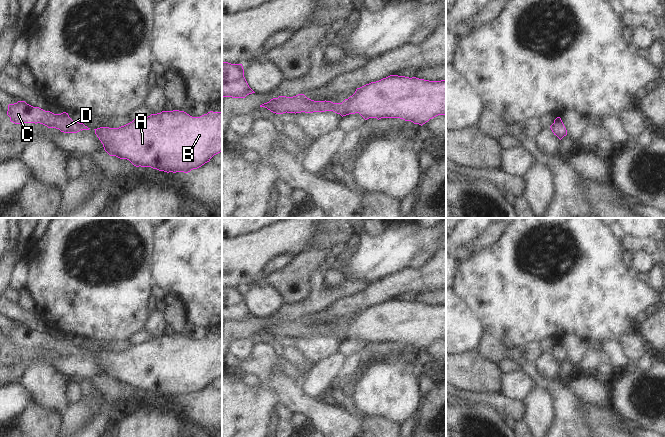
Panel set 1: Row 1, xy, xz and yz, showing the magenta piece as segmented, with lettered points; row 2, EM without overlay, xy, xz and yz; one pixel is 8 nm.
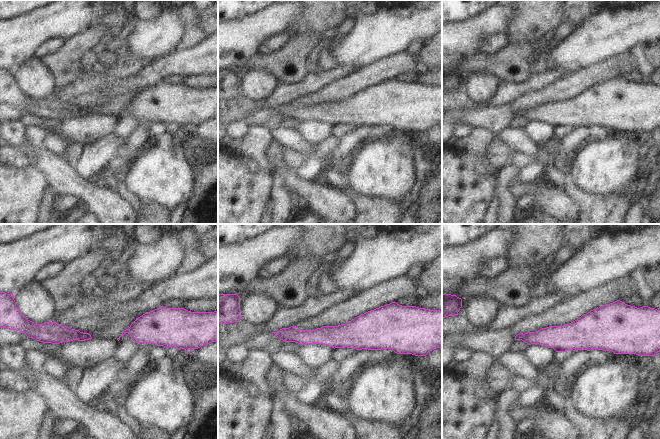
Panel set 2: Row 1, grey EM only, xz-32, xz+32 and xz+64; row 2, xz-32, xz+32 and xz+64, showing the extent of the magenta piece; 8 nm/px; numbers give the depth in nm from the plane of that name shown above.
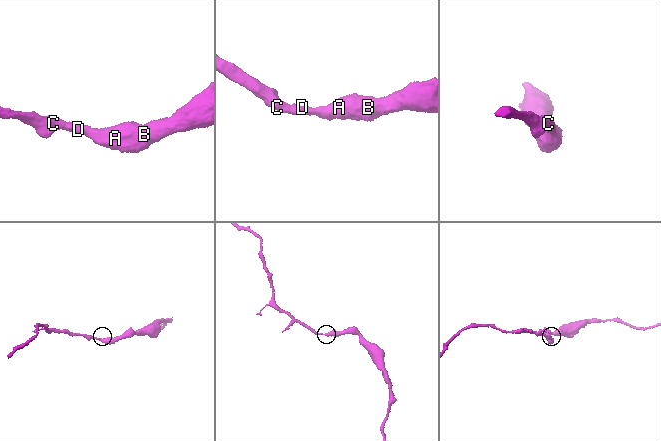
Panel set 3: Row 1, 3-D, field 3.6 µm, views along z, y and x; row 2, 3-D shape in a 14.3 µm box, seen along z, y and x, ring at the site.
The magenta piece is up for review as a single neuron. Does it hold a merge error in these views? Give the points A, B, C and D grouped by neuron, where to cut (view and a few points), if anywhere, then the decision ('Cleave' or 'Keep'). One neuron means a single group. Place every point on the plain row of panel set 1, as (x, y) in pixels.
Groups: A B C D. No split. Keep.

